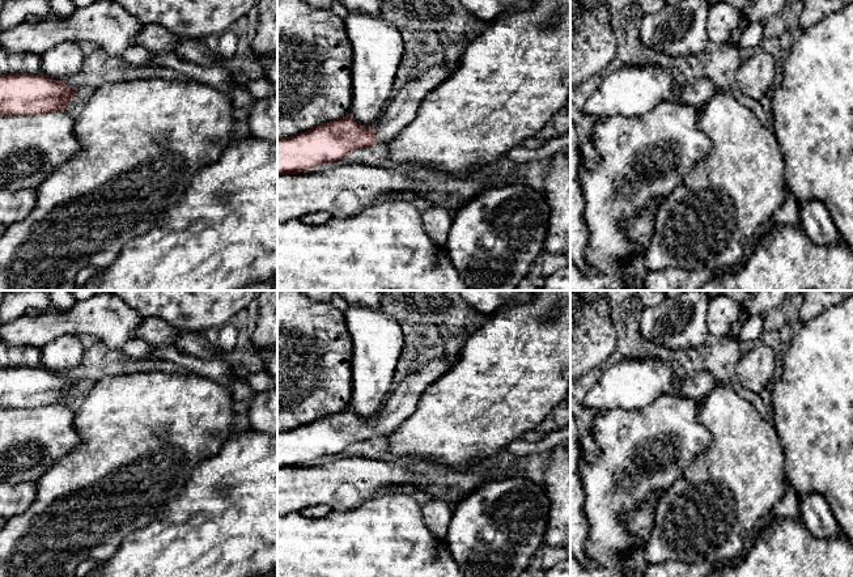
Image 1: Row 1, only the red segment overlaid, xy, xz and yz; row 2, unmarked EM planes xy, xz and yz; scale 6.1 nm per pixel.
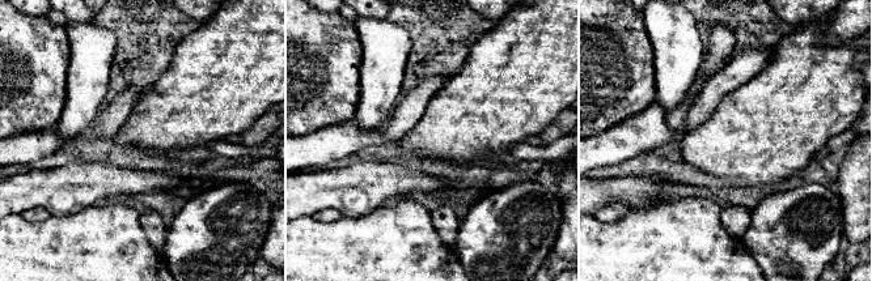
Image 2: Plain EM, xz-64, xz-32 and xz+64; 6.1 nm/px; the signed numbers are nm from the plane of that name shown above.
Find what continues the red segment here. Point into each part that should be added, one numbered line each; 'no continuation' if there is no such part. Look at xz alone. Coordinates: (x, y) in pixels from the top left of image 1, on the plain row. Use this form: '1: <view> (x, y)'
1: xz (402, 401)

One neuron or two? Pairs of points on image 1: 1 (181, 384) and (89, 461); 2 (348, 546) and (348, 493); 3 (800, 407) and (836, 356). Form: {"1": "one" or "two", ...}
{"1": "one", "2": "two", "3": "one"}

